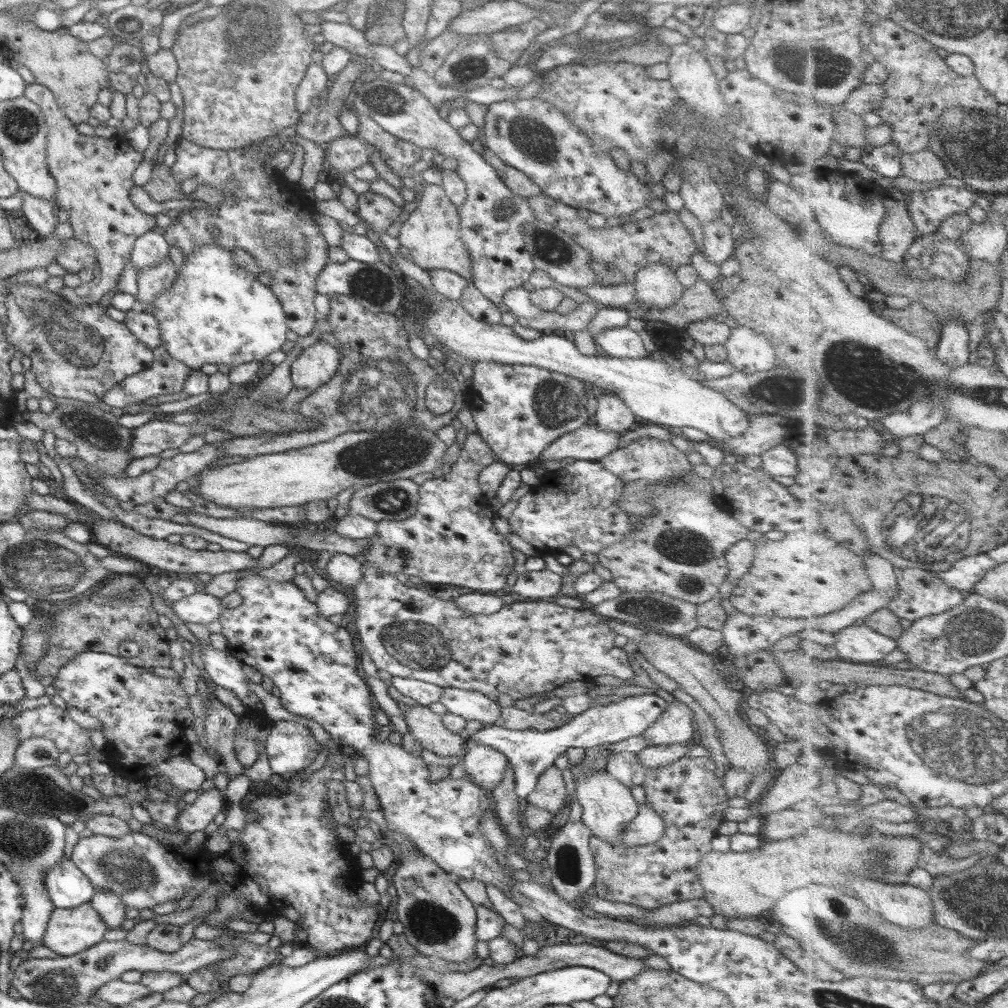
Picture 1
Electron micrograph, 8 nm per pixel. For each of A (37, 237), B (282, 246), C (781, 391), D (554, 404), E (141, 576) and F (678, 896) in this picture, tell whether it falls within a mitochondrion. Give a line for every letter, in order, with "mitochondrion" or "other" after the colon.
A: other
B: mitochondrion
C: mitochondrion
D: mitochondrion
E: other
F: other

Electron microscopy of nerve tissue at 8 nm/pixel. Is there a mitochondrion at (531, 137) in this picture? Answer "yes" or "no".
yes

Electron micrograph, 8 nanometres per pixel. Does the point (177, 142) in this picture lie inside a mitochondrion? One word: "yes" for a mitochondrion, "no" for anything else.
no

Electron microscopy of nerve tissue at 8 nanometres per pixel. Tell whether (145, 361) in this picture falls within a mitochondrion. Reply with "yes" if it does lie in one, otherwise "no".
no

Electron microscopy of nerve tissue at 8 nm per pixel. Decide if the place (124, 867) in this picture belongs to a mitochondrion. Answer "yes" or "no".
yes

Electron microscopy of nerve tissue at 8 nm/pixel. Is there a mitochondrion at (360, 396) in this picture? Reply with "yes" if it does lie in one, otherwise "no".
yes

